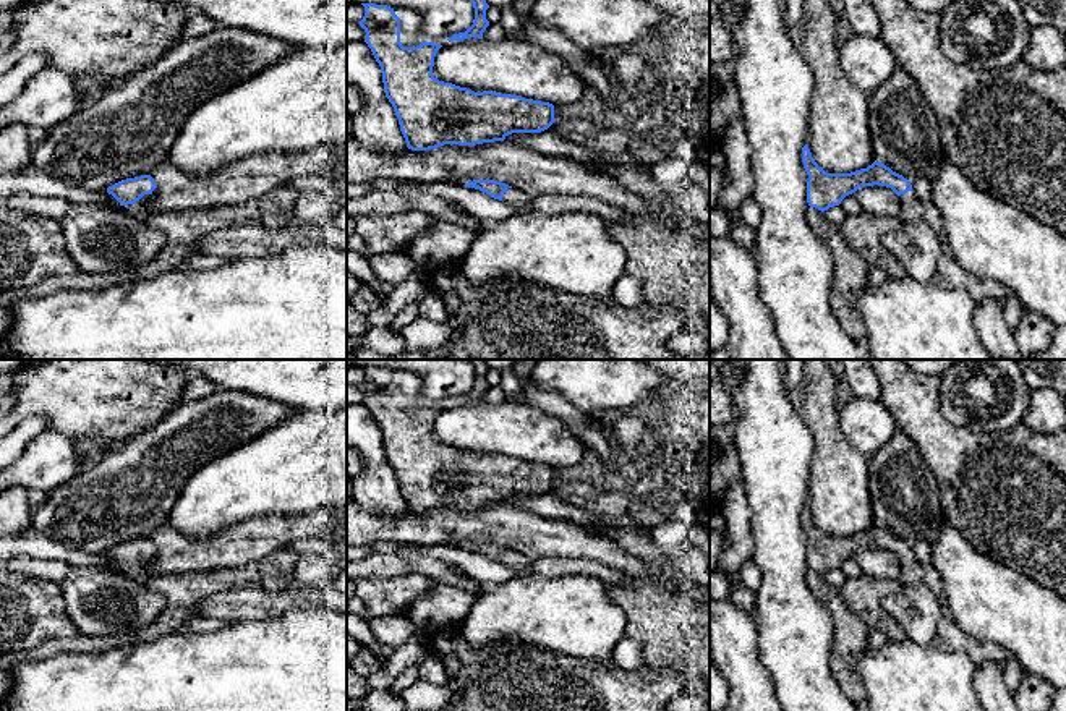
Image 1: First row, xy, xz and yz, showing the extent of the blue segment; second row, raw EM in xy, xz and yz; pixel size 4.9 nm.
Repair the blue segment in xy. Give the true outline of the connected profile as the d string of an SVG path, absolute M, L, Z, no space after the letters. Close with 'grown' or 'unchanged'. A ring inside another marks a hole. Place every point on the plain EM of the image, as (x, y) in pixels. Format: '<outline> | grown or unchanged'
M151 538L126 541L107 551L120 568L143 585L149 580L146 568L156 554L157 547Z | grown

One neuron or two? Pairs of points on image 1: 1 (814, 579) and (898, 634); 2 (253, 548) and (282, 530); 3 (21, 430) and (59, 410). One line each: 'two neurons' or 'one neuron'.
1: two neurons
2: one neuron
3: two neurons

